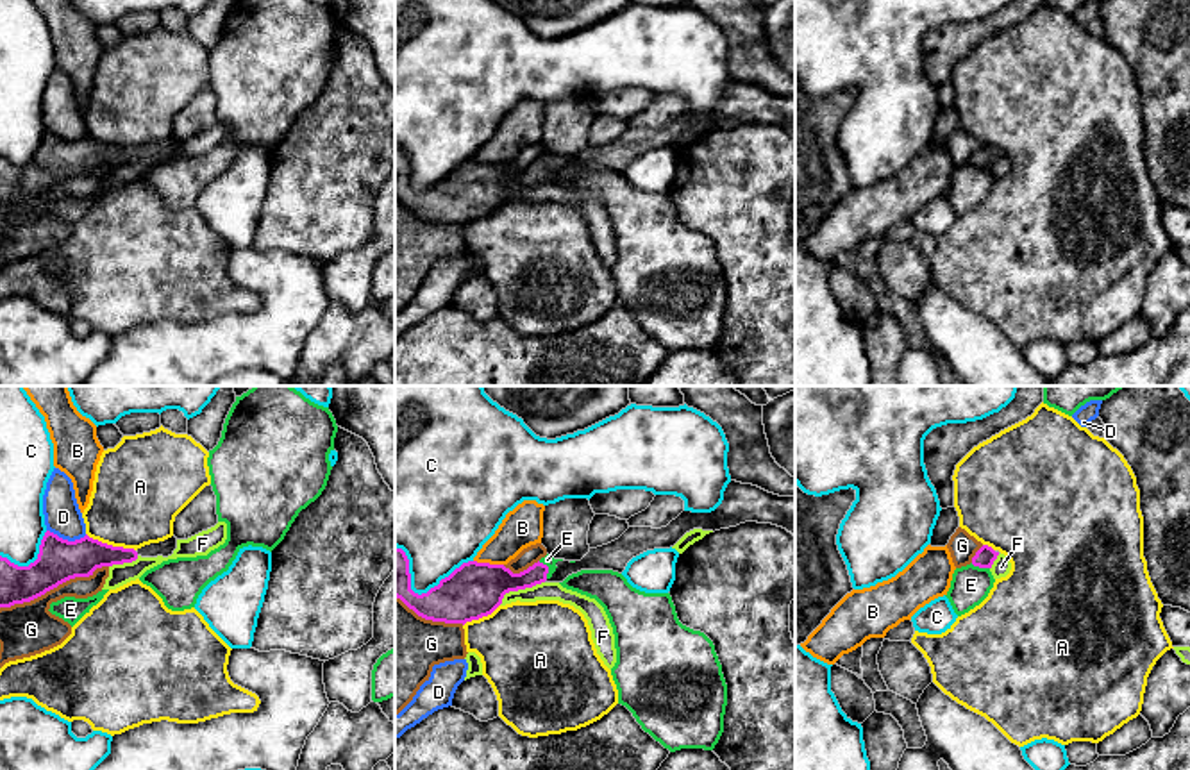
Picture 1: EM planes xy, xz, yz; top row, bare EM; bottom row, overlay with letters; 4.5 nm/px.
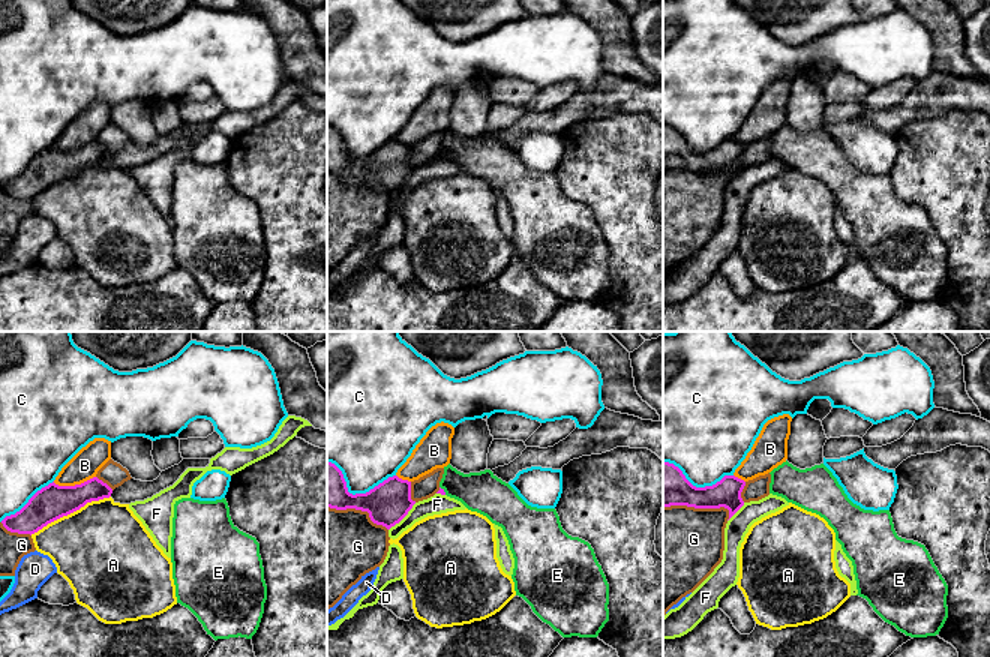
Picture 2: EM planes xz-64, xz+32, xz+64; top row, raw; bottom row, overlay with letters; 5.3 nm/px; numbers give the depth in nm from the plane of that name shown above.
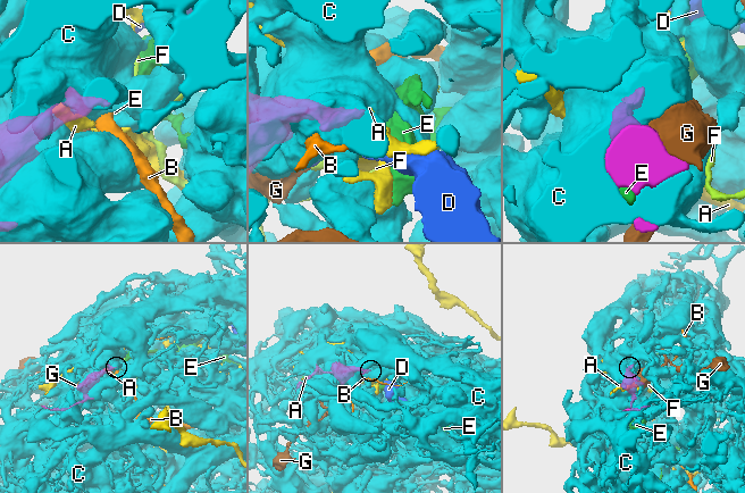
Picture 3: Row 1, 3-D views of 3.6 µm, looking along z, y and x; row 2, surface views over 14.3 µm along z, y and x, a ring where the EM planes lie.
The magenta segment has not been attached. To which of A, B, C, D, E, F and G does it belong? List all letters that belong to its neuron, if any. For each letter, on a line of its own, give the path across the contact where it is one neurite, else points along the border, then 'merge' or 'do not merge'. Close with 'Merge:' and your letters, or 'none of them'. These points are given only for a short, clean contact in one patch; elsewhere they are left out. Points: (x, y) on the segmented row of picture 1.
A: do not merge
B: along xz (474, 560), (502, 565) | do not merge
C: do not merge
D: along xy (47, 529), (68, 540), (79, 540), (86, 535) | do not merge
E: do not merge
F: along xz (544, 581), (510, 590), (499, 604) | do not merge
G: do not merge
Merge: none of them

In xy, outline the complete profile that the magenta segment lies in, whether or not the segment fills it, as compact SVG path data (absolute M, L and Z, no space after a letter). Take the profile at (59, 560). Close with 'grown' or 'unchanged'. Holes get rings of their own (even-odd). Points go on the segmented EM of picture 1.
M46 531L38 559L29 566L18 566L0 556L0 607L30 602L70 579L93 575L96 568L132 563L139 556L168 557L175 548L175 536L134 550L102 543L88 534L68 541Z | grown

